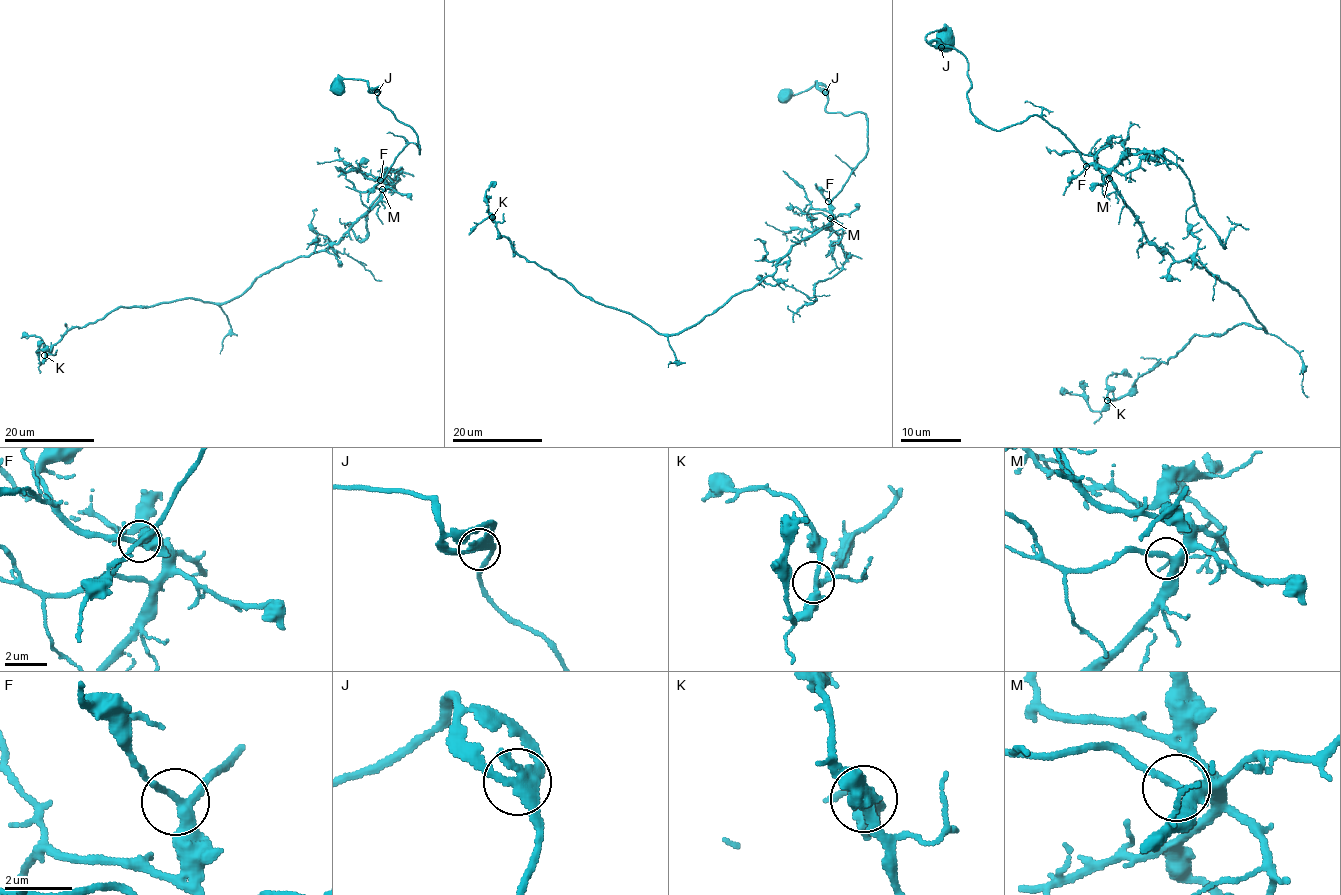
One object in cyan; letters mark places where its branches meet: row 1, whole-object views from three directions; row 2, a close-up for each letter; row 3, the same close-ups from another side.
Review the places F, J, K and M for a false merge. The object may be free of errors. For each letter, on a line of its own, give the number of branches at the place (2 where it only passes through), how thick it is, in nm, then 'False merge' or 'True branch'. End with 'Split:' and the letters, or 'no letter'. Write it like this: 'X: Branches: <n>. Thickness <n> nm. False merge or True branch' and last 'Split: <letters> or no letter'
F: Branches: 3. Thickness 240 nm. True branch
J: Branches: 3. Thickness 240 nm. True branch
K: Branches: 3. Thickness 240 nm. True branch
M: Branches: 3. Thickness 280 nm. True branch
Split: no letter

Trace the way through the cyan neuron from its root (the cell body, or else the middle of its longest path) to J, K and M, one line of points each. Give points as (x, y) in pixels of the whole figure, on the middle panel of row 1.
J: (786, 97), (808, 90), (816, 81), (825, 92)
K: (786, 97), (816, 81), (826, 111), (863, 113), (868, 152), (827, 224), (677, 333), (581, 295), (492, 217)
M: (786, 97), (808, 90), (816, 81), (827, 98), (826, 111), (865, 115), (868, 152), (831, 201), (830, 218)

